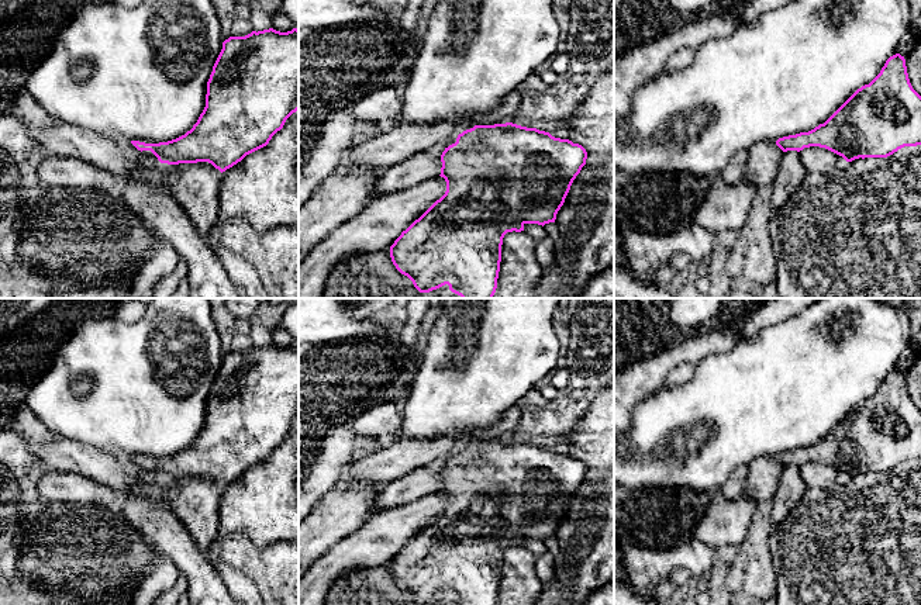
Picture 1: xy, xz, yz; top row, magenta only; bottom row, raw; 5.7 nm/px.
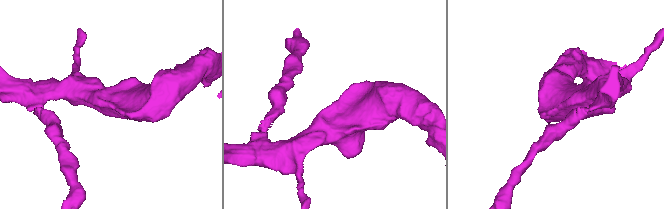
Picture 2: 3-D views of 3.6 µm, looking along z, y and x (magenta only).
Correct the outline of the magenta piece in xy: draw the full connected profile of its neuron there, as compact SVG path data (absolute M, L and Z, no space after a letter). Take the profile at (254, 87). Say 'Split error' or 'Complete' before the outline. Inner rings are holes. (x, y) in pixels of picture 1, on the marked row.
Complete. M273 28L252 31L245 37L230 37L213 66L207 82L206 107L197 122L184 135L159 144L131 141L138 151L151 151L161 163L208 162L221 173L241 162L246 155L266 146L286 120L299 110L299 30L280 32Z

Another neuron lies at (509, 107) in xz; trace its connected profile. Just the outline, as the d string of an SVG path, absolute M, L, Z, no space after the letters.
M513 90L500 103L499 107L490 110L486 114L475 115L470 121L475 125L494 125L511 122L511 120L518 114L521 106L521 93Z

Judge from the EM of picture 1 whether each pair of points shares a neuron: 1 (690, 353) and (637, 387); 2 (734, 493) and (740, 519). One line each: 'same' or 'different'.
1: same
2: different

